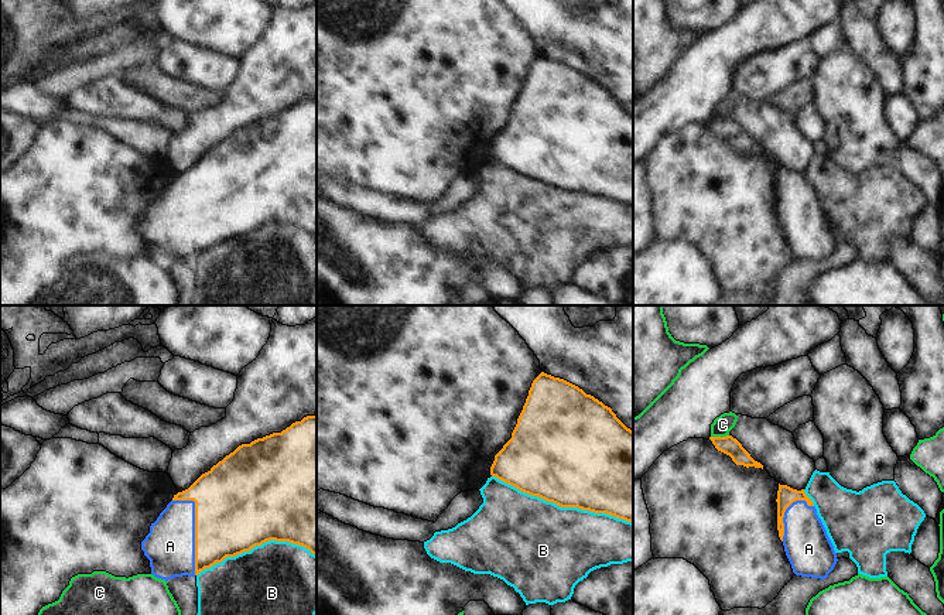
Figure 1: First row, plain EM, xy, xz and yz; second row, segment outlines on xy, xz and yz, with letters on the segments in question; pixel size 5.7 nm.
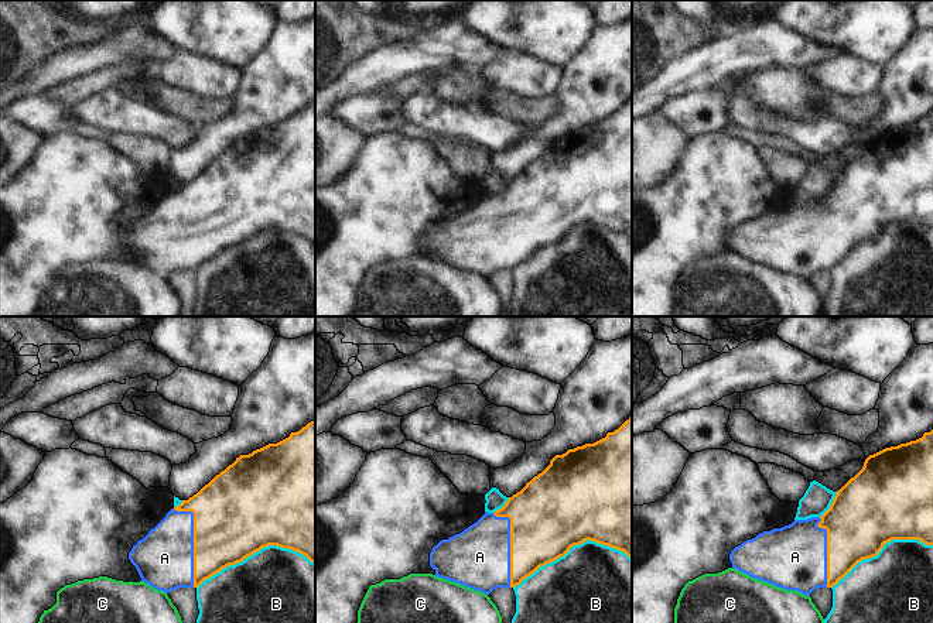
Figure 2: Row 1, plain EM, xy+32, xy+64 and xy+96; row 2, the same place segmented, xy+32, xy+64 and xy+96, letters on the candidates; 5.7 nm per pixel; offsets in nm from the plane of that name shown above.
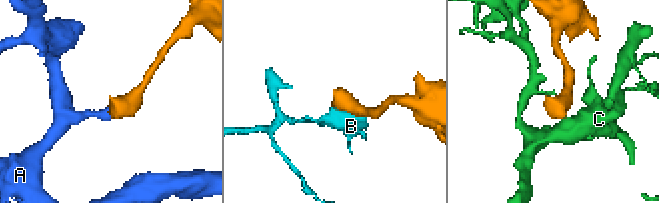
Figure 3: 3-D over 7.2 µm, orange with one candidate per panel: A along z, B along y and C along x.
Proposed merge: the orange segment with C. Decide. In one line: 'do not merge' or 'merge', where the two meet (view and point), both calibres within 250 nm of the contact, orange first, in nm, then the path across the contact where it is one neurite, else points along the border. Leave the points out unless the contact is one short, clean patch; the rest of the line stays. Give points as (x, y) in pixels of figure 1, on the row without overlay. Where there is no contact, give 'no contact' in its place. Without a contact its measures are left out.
do not merge; contact yz (720, 120); calibres 110 and 110 nm; border yz (728, 118), (711, 120)

